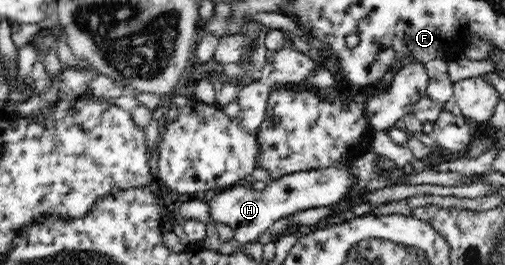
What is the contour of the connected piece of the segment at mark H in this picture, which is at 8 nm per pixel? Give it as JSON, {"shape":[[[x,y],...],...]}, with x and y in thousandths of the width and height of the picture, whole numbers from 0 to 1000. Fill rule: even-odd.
{"shape":[[[663,623],[644,638],[588,649],[554,668],[533,691],[521,717],[475,694],[432,721],[432,732],[412,762],[412,777],[420,826],[428,842],[450,842],[453,857],[461,860],[463,902],[469,913],[475,921],[497,917],[531,872],[543,834],[564,819],[564,811],[681,766],[697,740],[695,698],[703,698],[703,683],[695,675],[691,653],[695,653],[693,626],[667,634]]]}

